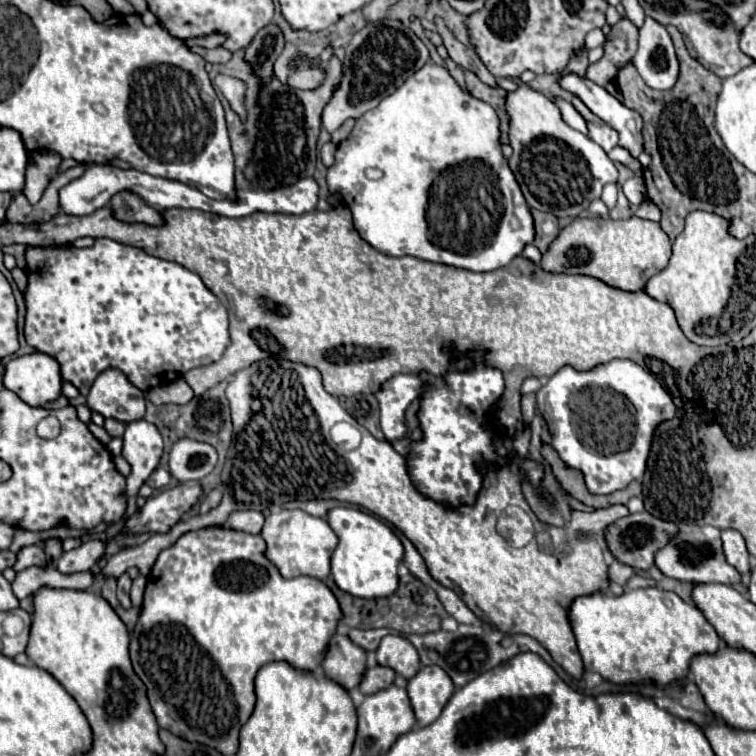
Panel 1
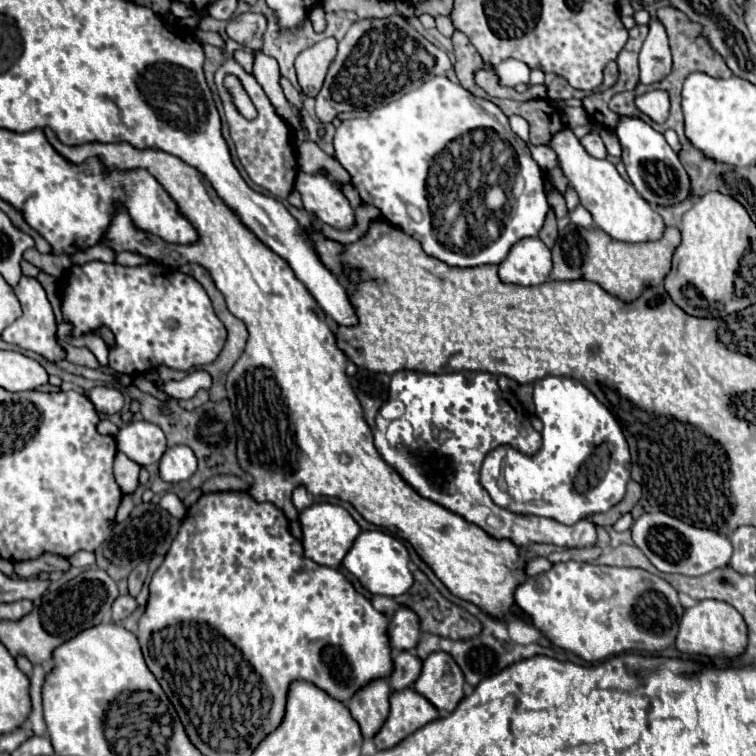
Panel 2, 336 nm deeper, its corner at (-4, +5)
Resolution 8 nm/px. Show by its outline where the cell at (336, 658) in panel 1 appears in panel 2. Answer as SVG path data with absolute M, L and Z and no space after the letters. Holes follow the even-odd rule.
M376 679L350 699L348 709L354 721L360 725L364 739L372 739L380 731L380 725L384 725L384 717L388 717L388 697L388 681Z

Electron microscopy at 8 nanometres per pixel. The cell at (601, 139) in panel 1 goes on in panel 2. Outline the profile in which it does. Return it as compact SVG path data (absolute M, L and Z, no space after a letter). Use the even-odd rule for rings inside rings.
M594 125L594 131L592 131L590 135L586 135L586 137L582 137L580 143L584 145L584 149L586 149L592 157L606 157L606 155L608 155L608 153L606 153L606 147L604 147L604 143L602 143L602 139L600 139L600 127L598 127L598 125Z

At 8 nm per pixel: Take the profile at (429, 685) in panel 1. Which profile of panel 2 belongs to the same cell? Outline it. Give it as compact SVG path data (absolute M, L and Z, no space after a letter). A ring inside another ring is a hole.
M432 653L428 659L424 659L422 673L418 681L414 683L414 689L424 695L438 711L446 711L442 715L452 713L456 705L464 697L464 675L456 661L444 653Z

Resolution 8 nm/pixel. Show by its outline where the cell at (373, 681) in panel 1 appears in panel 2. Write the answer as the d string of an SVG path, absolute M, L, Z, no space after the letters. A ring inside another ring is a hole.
M400 651L394 657L394 673L390 677L390 685L400 691L406 687L412 687L416 677L420 675L422 669L422 659L416 653L410 651Z

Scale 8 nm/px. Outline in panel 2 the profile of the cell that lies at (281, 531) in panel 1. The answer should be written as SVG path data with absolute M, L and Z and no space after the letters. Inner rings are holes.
M318 503L300 513L300 525L302 525L302 545L304 545L304 555L320 565L334 567L338 569L342 565L344 555L360 535L360 525L352 519L352 515L340 507L340 505L330 505L330 503Z

